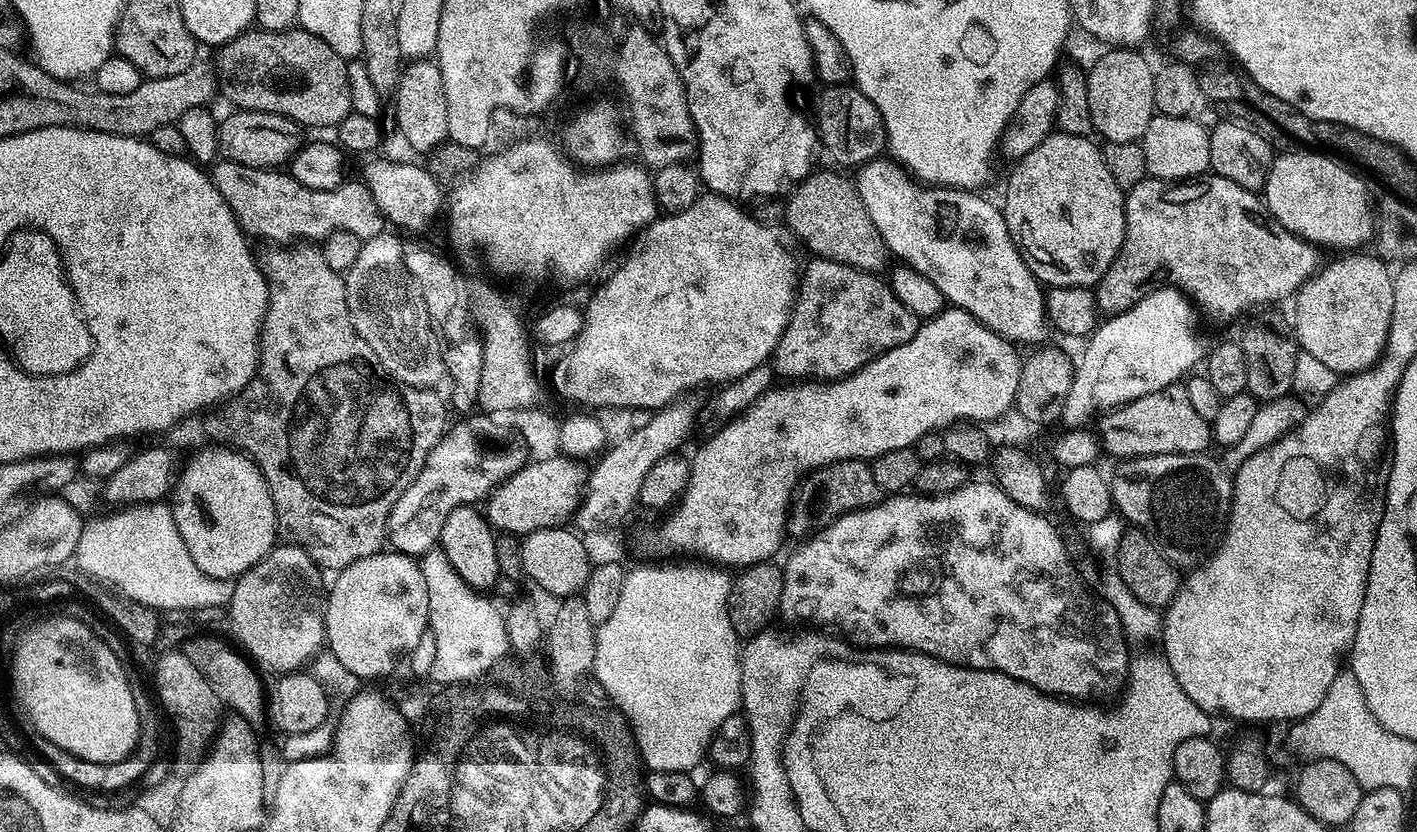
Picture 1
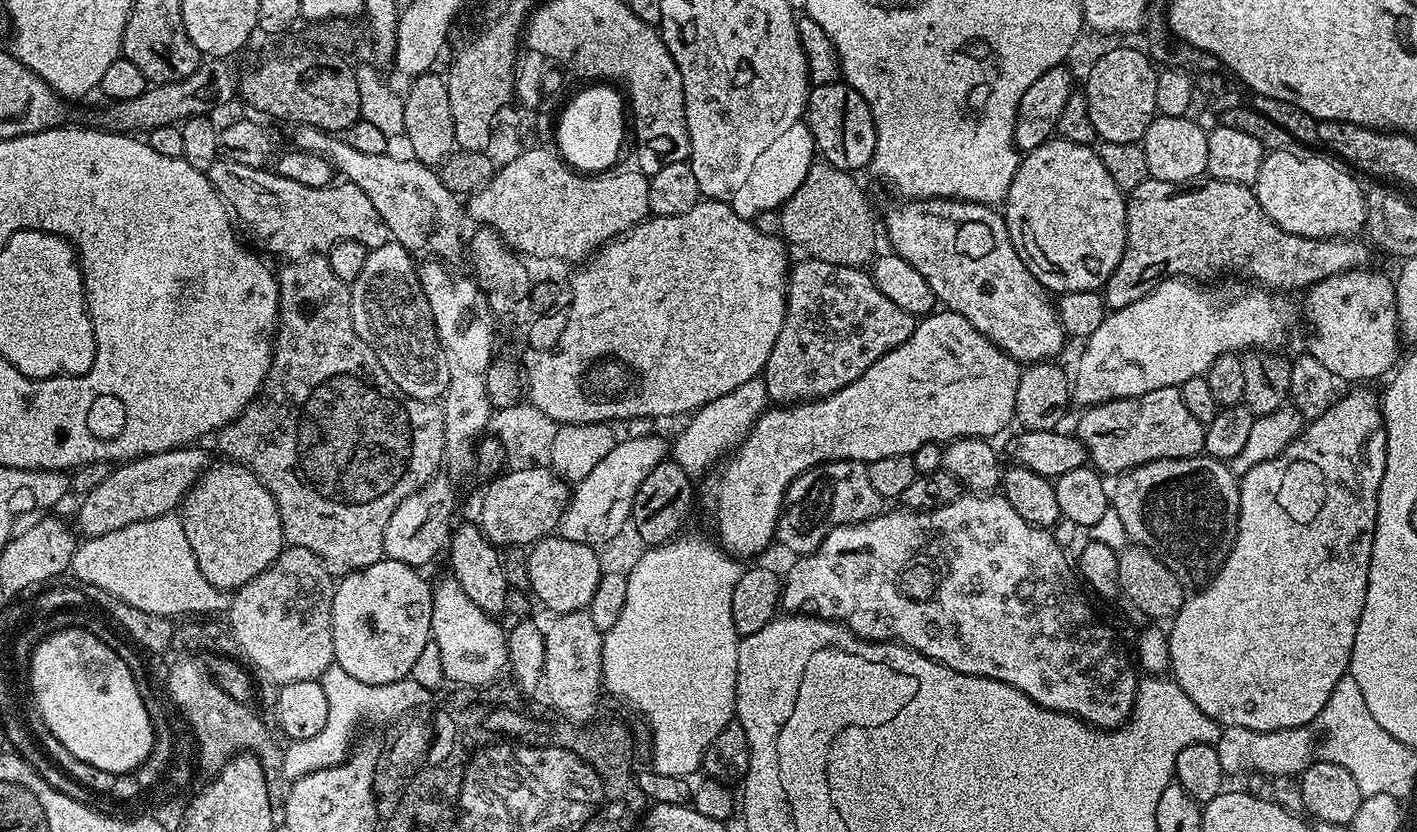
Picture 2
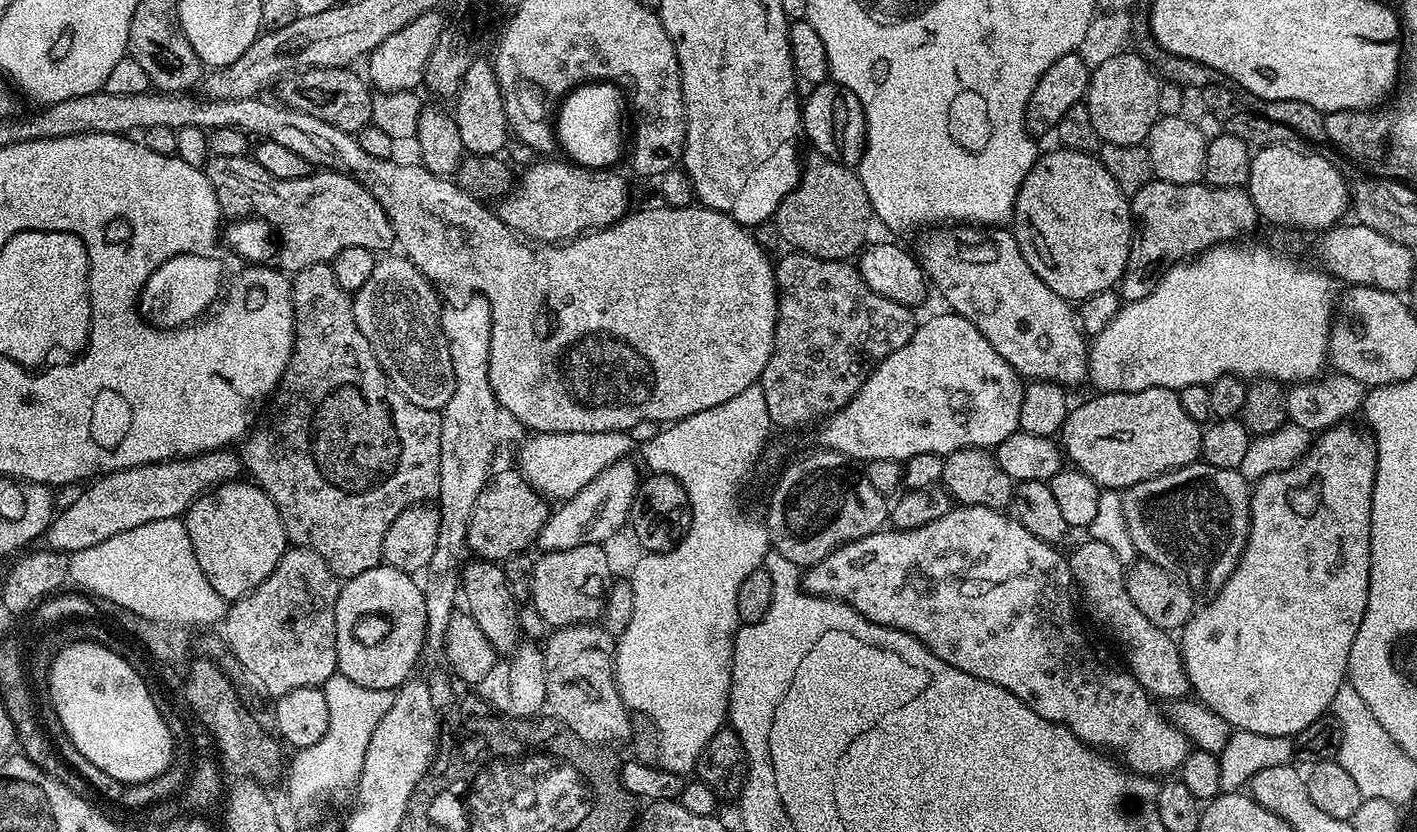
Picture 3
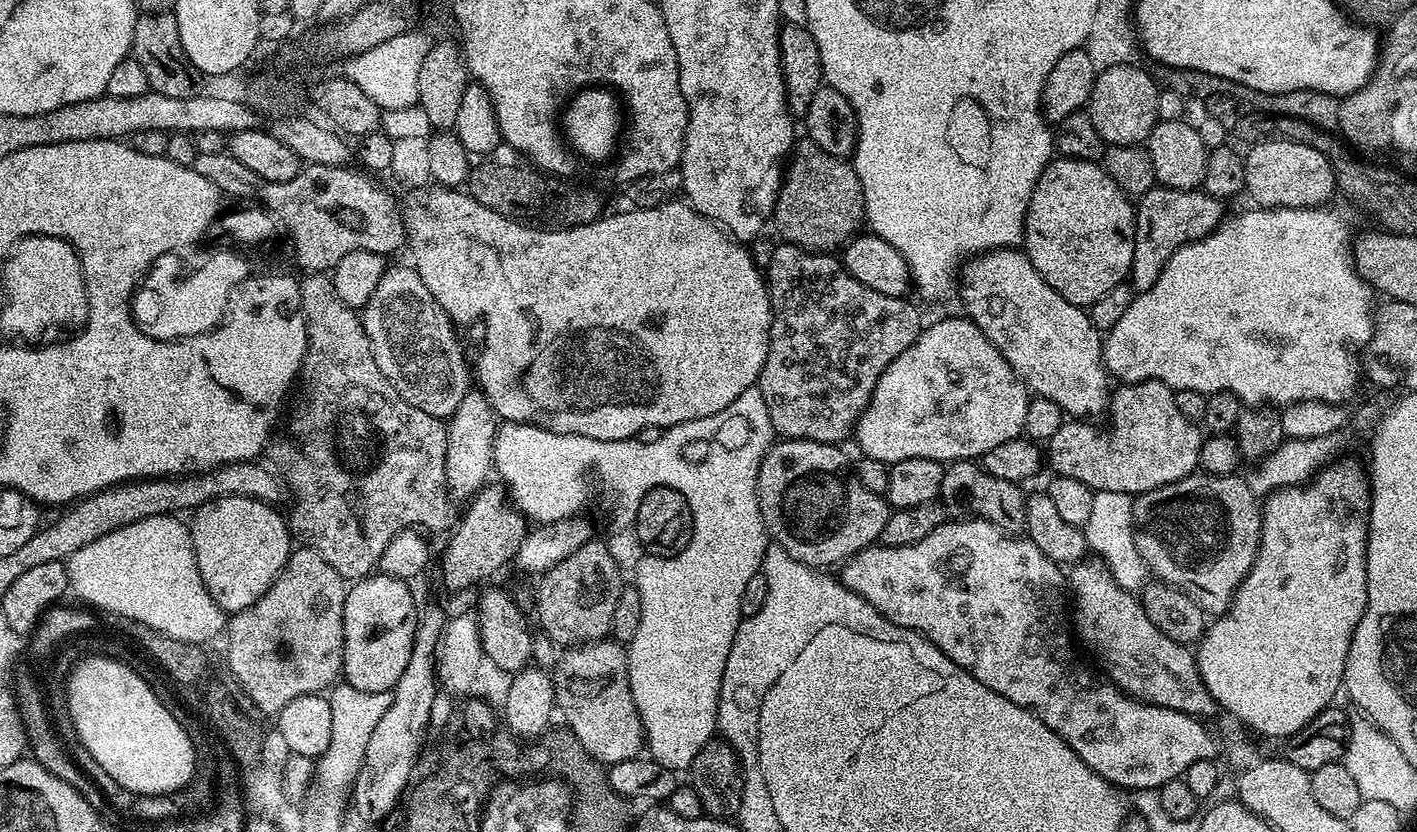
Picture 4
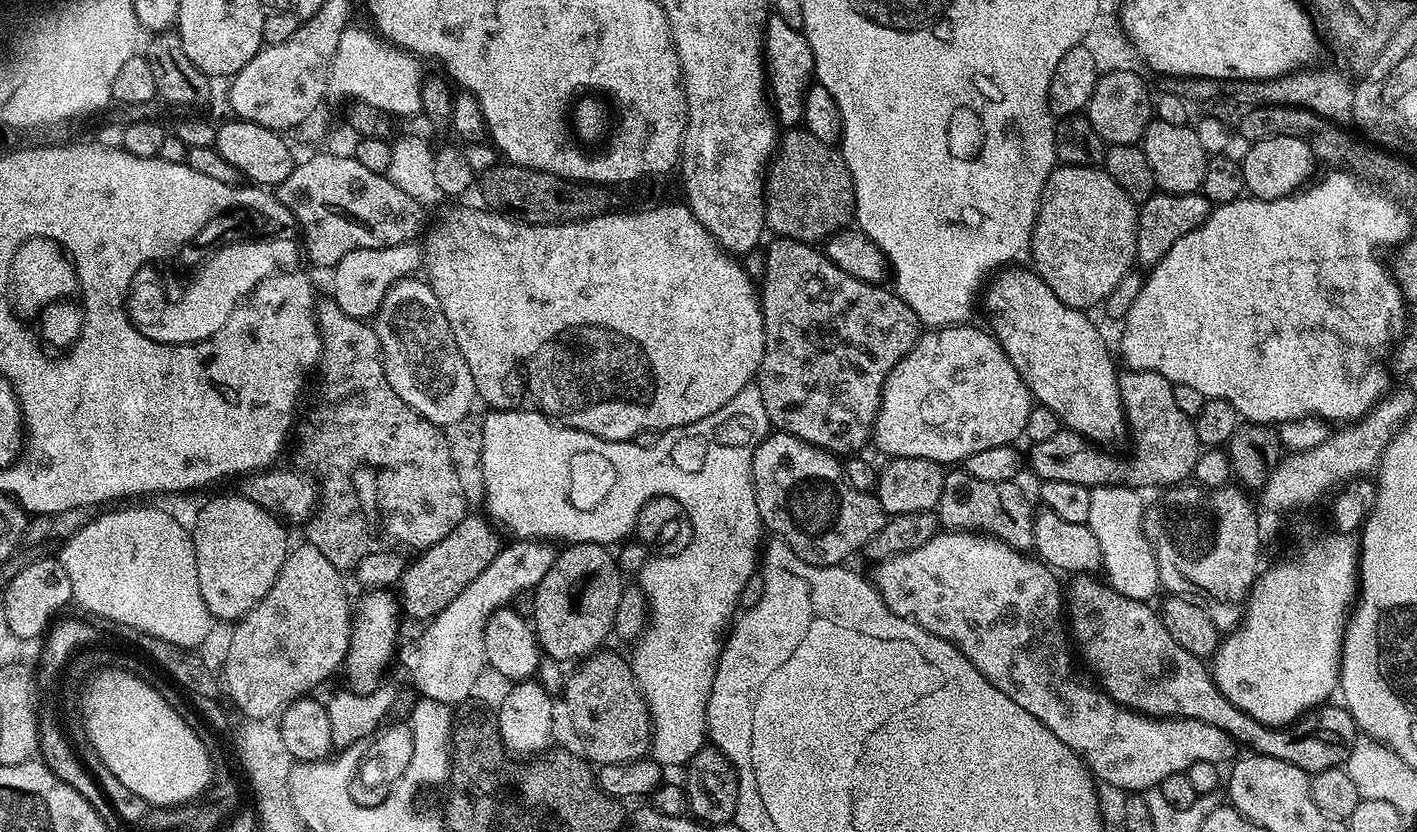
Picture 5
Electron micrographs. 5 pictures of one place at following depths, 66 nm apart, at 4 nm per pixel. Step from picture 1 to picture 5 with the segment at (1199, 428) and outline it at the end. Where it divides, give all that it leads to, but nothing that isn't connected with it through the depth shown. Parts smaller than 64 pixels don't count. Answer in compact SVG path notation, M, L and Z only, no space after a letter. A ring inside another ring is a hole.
M1124 370L1118 376L1120 403L1124 406L1127 431L1132 431L1132 444L1136 453L1129 460L1119 460L1108 452L1099 452L1097 445L1084 439L1079 432L1061 430L1054 438L1035 445L1032 468L1041 481L1078 482L1093 489L1097 486L1123 484L1129 488L1145 490L1151 484L1180 486L1192 476L1202 445L1193 417L1182 414L1174 398L1172 384L1157 372Z

